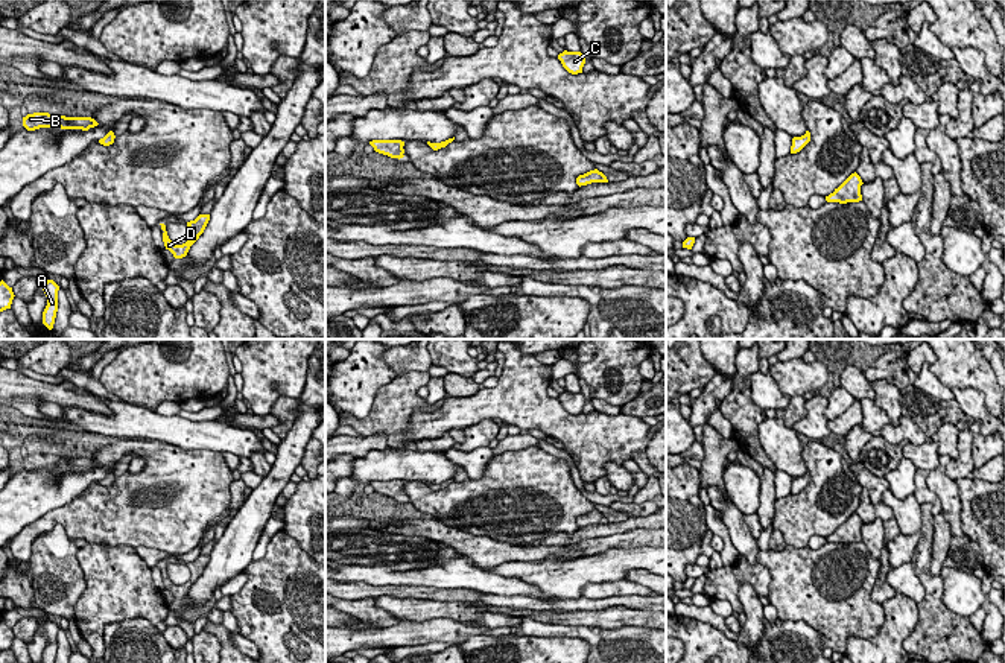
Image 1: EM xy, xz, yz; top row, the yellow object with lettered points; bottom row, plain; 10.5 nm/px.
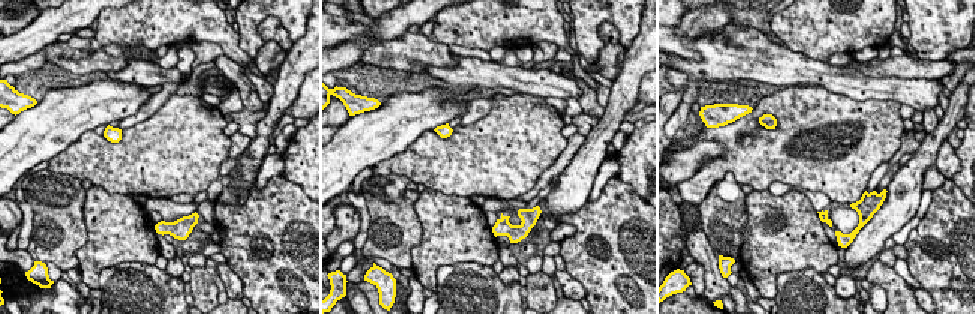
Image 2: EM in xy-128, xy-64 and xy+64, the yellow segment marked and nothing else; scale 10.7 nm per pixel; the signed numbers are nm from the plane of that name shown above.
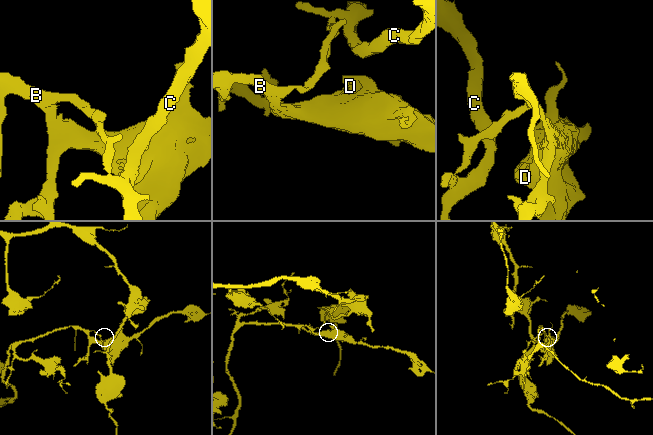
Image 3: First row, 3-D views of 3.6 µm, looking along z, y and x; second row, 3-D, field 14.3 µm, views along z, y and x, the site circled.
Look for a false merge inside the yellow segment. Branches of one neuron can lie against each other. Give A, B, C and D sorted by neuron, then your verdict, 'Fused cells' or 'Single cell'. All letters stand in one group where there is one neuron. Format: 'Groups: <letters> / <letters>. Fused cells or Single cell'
Groups: A B D / C. Fused cells

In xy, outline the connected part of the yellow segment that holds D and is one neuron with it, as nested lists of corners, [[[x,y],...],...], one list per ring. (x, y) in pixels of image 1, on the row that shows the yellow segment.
[[[199,214],[195,220],[187,222],[187,227],[190,230],[190,239],[185,243],[182,243],[182,245],[175,245],[169,239],[169,236],[167,236],[166,225],[164,224],[160,224],[161,225],[161,230],[164,231],[163,233],[163,242],[164,242],[166,249],[169,249],[173,254],[175,259],[185,257],[187,252],[189,252],[189,249],[190,249],[190,246],[204,233],[208,220],[210,220],[210,214]]]

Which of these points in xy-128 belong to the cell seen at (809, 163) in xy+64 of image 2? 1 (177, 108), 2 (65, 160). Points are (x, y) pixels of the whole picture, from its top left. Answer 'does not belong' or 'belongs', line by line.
1: belongs
2: belongs

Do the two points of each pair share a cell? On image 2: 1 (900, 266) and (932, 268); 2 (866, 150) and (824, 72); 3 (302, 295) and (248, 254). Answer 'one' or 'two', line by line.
1: two
2: two
3: one

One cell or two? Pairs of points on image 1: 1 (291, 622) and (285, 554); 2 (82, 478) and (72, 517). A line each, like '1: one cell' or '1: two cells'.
1: one cell
2: two cells

